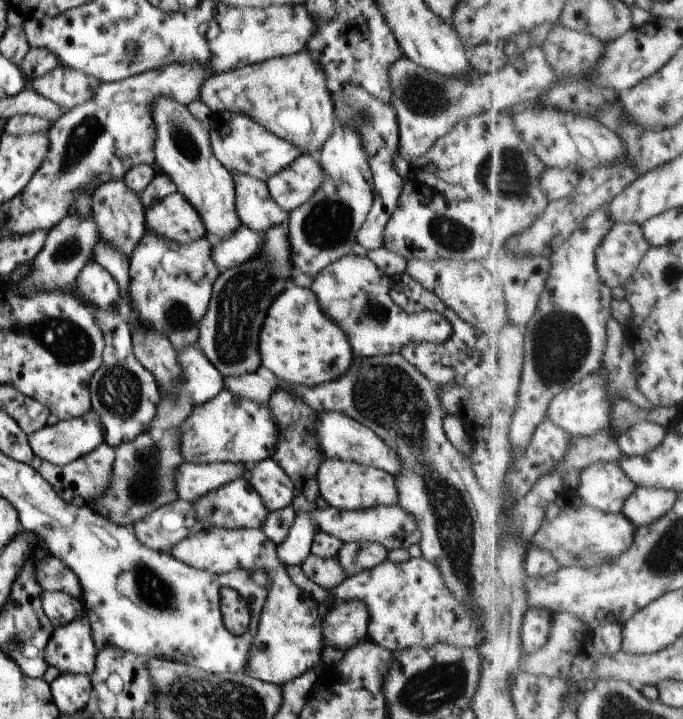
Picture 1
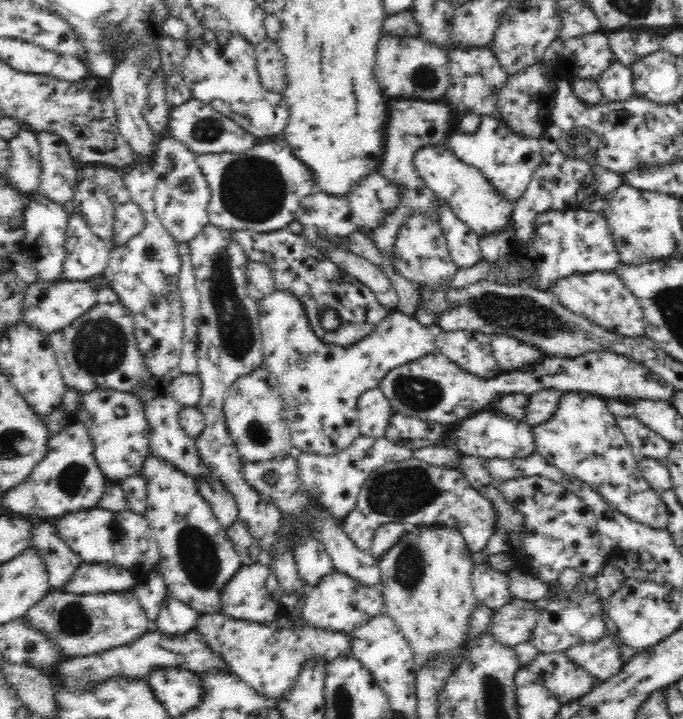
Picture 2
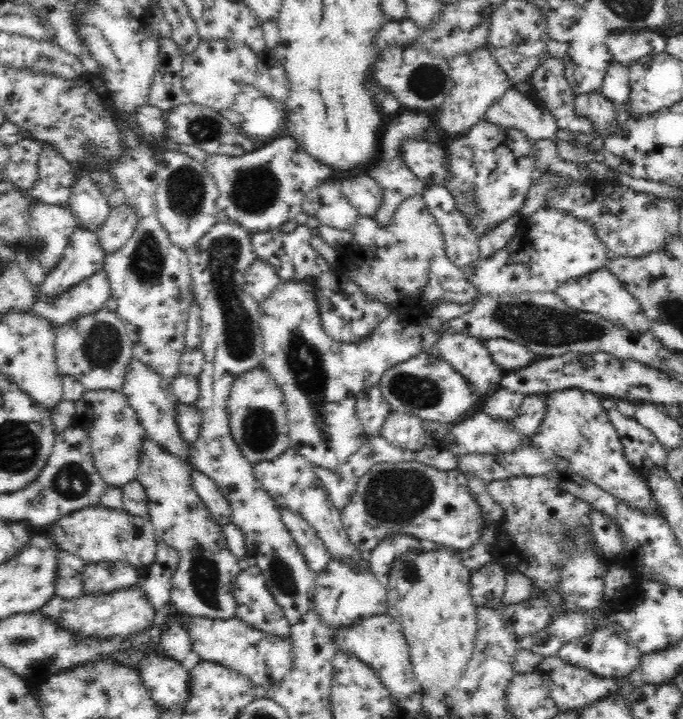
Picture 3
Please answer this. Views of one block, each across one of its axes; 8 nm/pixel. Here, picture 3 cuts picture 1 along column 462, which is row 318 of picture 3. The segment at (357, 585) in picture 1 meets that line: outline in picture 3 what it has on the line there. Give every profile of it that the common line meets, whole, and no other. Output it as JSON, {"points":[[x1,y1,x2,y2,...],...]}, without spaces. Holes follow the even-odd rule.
{"points":[[598,269,586,276,562,284,555,293,570,308,576,311,598,313,628,331,634,333,646,333,650,331,650,321,644,316,640,304,636,298,628,292,628,288,606,269]]}

